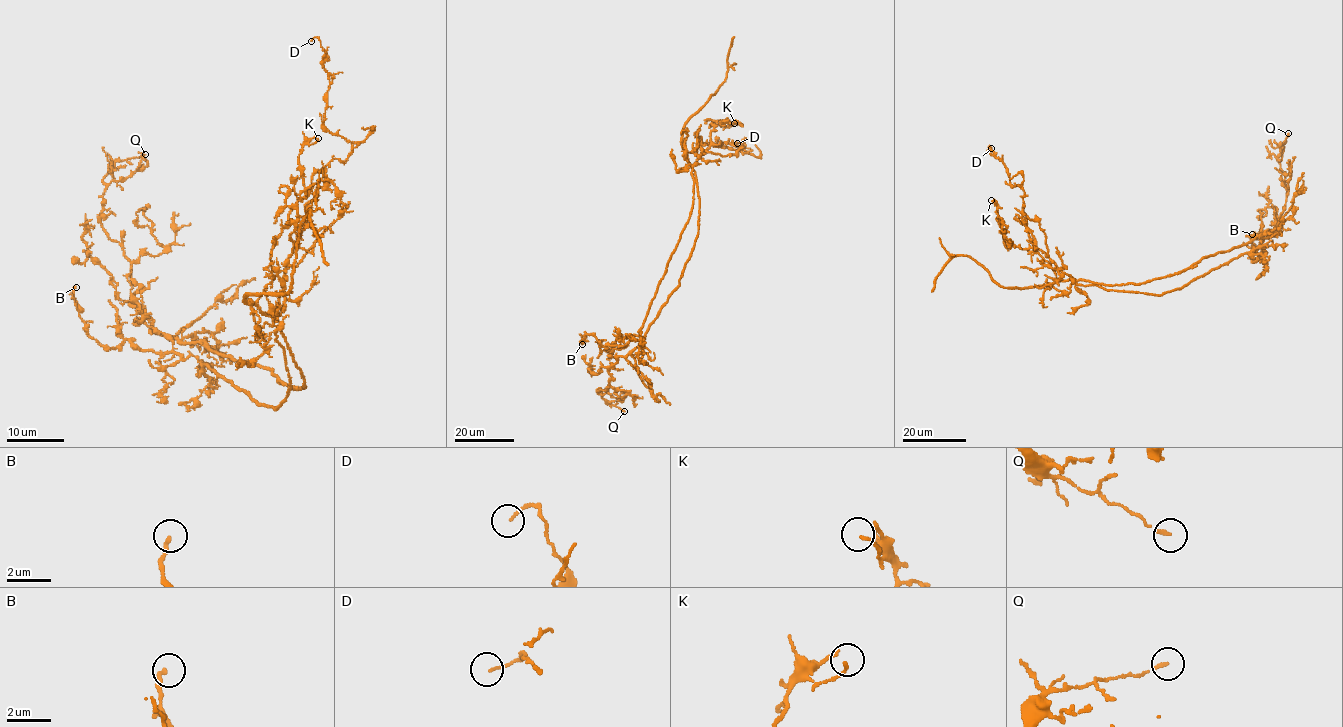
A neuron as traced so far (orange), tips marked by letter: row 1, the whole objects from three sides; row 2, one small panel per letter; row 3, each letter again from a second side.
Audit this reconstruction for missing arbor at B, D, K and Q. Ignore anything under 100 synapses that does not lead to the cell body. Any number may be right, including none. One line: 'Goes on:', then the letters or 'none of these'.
Goes on: none of these

